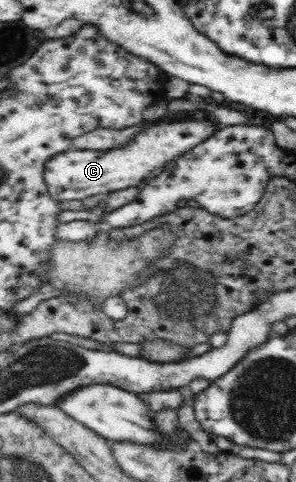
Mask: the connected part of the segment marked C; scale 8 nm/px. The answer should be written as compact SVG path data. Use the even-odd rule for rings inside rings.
M161 119L153 125L144 127L137 132L125 145L105 150L74 150L64 154L54 154L43 167L43 180L50 196L59 202L66 200L84 200L94 194L104 194L140 186L153 175L161 171L164 166L174 162L180 154L190 152L190 148L198 146L214 134L216 126L210 120L184 120L170 122Z

